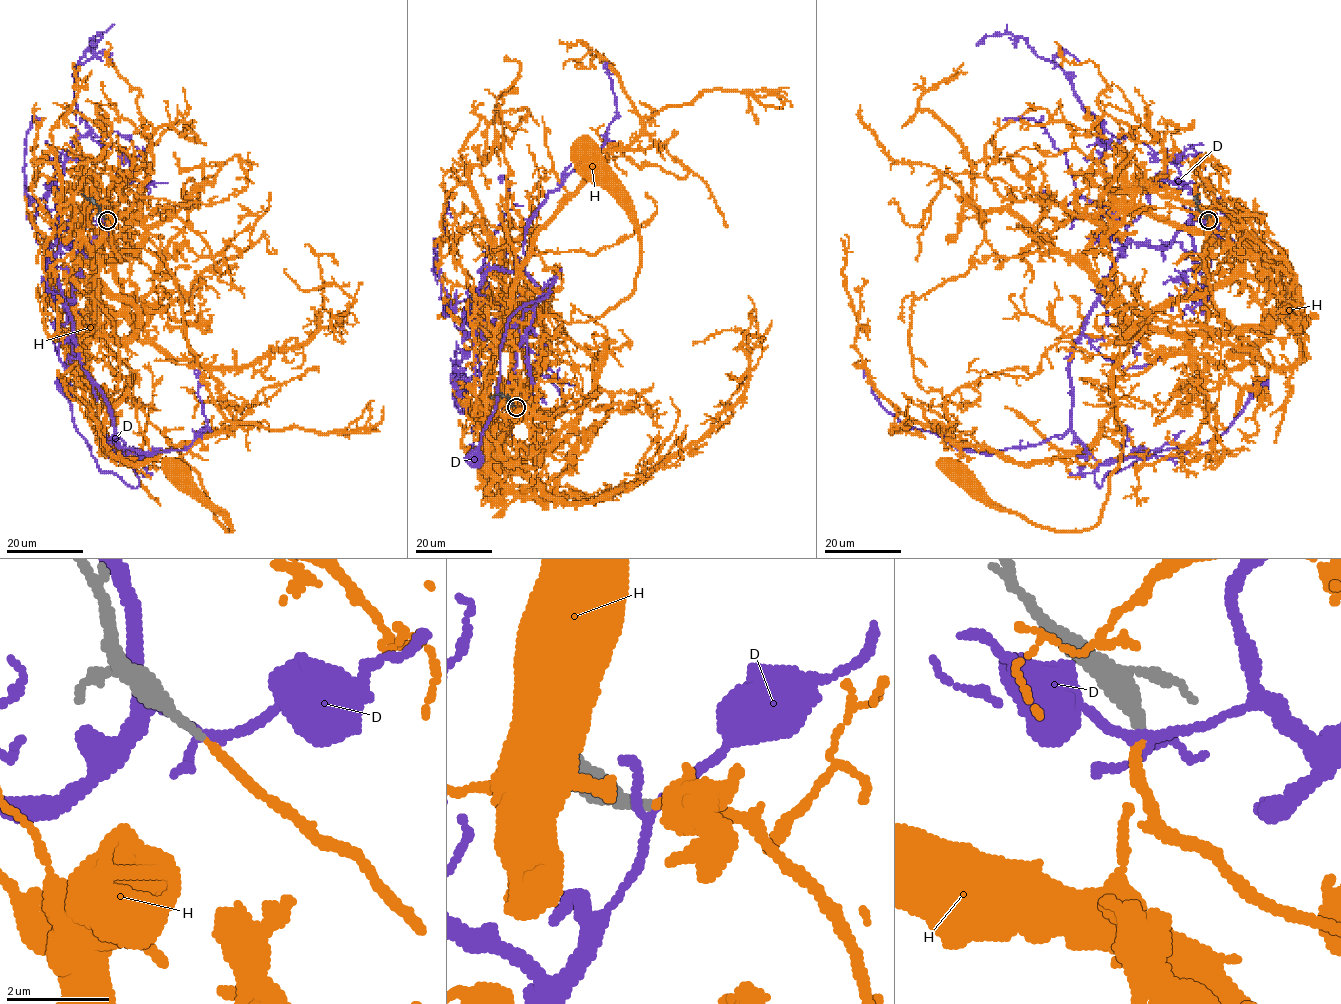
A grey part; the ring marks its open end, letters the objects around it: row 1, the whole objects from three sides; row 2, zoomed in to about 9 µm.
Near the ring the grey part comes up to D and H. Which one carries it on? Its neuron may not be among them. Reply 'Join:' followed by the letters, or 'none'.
Join: H

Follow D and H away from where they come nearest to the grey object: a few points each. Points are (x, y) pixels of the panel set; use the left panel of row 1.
D: (107, 219), (71, 232), (55, 221), (70, 235), (55, 267), (135, 487), (98, 467), (66, 386)
H: (107, 219), (133, 247), (97, 277), (136, 312), (109, 344), (231, 530), (173, 467)

